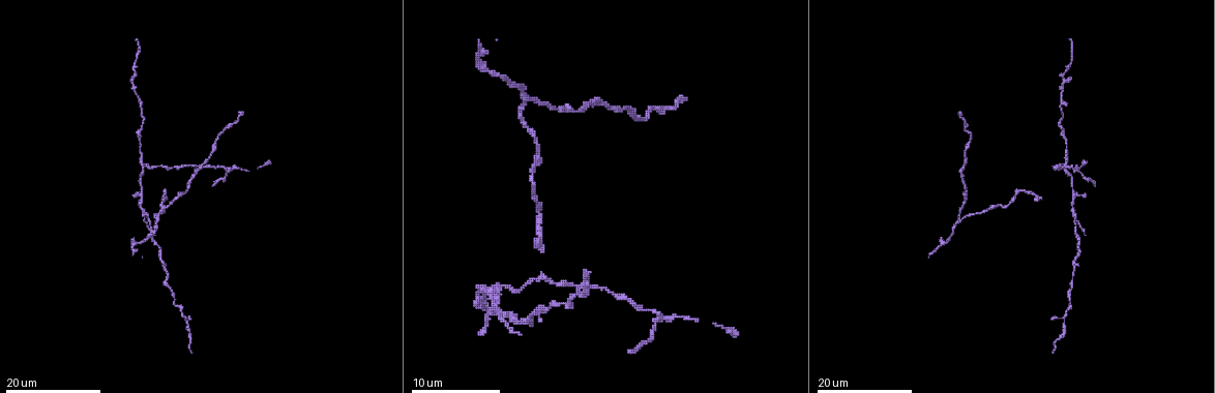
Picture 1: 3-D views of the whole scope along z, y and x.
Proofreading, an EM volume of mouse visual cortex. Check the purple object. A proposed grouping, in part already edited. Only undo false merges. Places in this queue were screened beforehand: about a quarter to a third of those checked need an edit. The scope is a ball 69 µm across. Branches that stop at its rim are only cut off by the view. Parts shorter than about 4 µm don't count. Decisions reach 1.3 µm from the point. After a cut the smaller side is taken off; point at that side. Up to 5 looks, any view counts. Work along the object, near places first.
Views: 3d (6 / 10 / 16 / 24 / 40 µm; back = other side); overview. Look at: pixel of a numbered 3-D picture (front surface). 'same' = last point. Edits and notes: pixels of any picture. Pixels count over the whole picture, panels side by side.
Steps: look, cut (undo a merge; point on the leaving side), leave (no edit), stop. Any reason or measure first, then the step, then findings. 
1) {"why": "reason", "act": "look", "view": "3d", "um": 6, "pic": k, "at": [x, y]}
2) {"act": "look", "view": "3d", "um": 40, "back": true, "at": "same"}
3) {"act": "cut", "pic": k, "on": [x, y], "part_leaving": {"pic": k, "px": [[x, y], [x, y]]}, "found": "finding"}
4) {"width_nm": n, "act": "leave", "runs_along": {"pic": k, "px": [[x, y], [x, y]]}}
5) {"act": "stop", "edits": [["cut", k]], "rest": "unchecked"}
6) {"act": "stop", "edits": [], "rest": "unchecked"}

{"why": "two arms in line, one across", "act": "look", "view": "3d", "um": 16, "pic": 1, "at": [959, 221]}

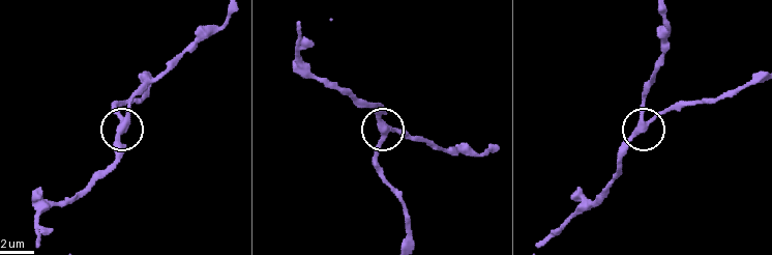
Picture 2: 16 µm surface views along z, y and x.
{"act": "look", "view": "3d", "um": 10, "pic": 2, "at": [126, 122]}

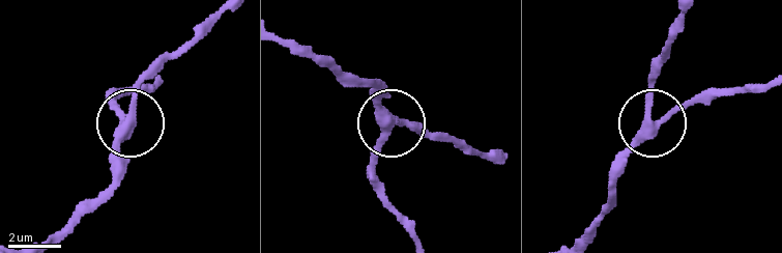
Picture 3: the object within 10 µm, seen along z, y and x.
{"act": "look", "view": "3d", "um": 10, "back": true, "pic": 3, "at": [390, 117]}

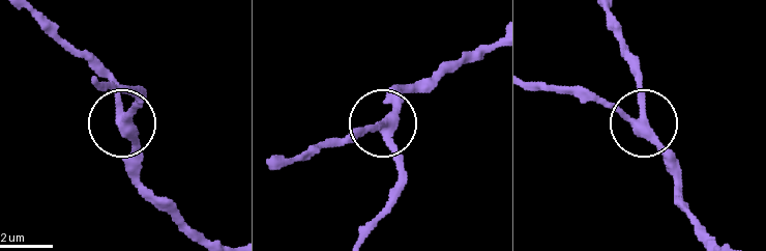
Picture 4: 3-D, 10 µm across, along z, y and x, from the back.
{"width_nm": 320, "act": "leave", "runs_along": {"pic": 4, "px": [[360, 234], [398, 174], [398, 154], [384, 127], [391, 89]]}, "found": "all the same neuron"}

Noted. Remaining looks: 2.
{"why": "a fork", "act": "look", "view": "3d", "um": 24, "pic": 1, "at": [654, 320]}

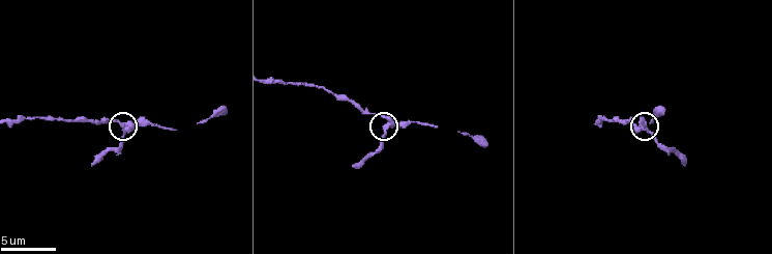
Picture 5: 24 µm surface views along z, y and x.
{"act": "look", "view": "3d", "um": 6, "pic": 5, "at": [387, 124]}

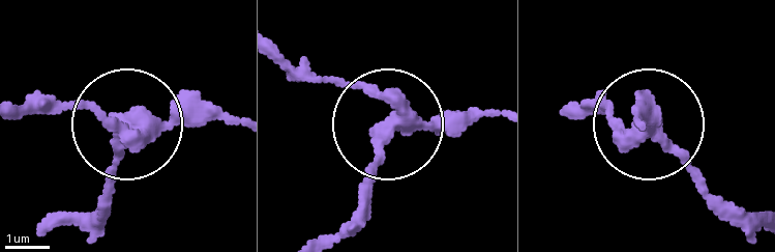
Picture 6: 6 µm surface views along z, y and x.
{"width_nm": 300, "act": "leave", "found": "continuous, no second neuron"}

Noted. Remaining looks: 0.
{"act": "stop", "edits": [], "rest": "unchecked"}

